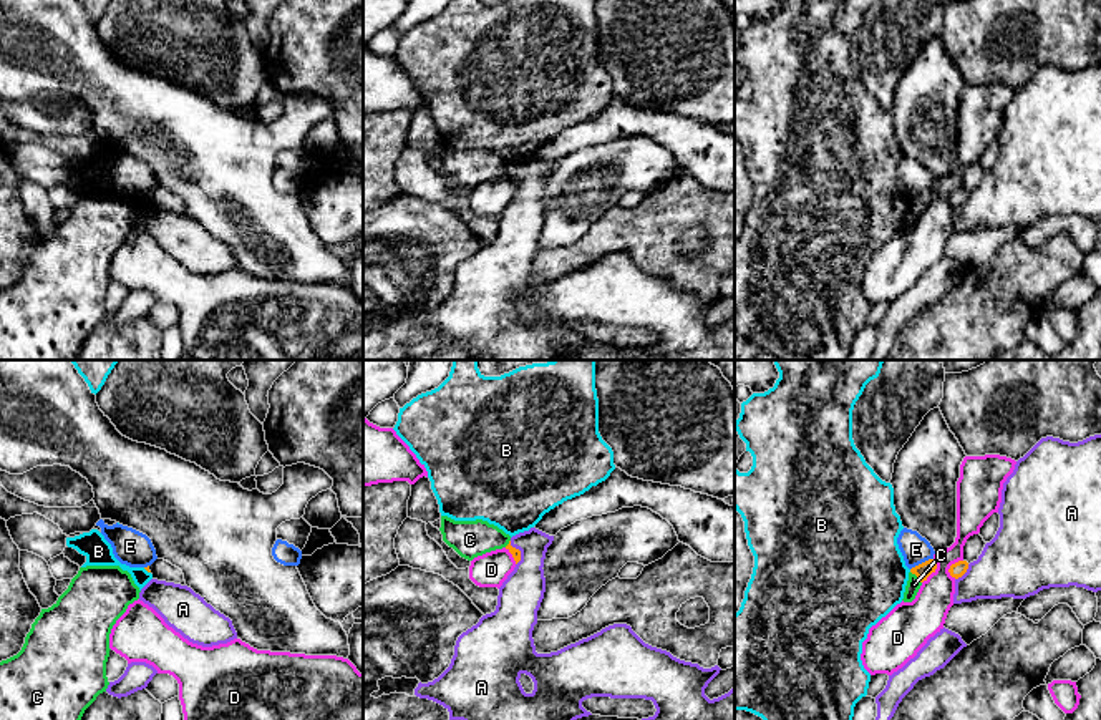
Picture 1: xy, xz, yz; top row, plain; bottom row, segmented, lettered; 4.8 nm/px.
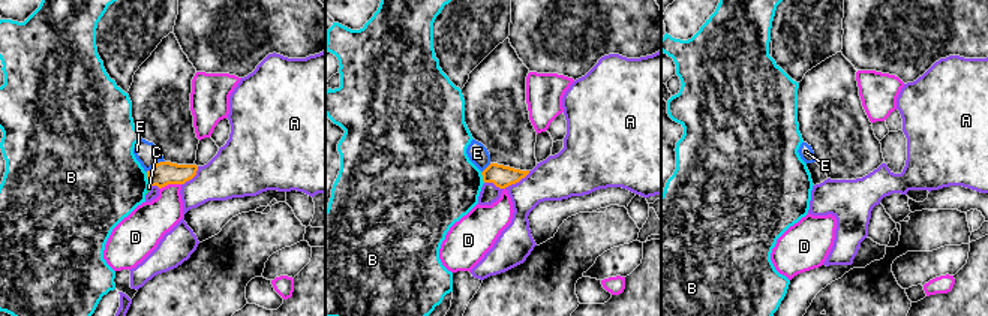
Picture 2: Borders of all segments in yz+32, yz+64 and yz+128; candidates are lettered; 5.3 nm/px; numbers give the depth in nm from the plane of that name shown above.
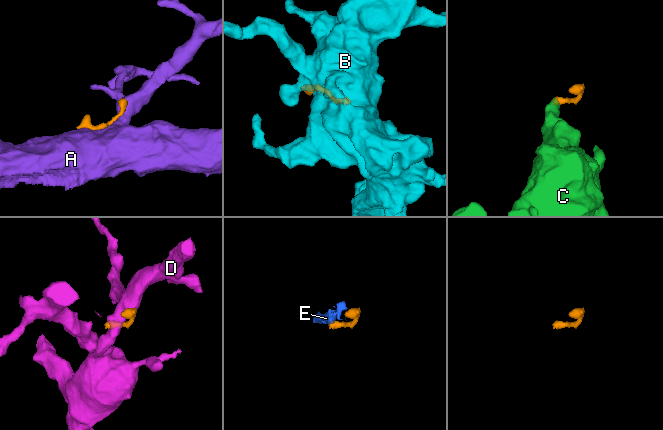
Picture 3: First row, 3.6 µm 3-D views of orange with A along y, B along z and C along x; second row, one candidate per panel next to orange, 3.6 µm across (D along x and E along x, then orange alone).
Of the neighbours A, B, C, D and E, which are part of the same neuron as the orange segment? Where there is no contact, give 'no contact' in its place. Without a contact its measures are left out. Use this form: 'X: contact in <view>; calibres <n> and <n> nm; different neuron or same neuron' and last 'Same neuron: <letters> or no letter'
A: contact in yz; calibres 70 and 320 nm; different neuron
B: contact in xy; calibres 20 and 140 nm; different neuron
C: contact in yz; calibres 80 and 70 nm; different neuron
D: contact in yz; calibres 80 and 200 nm; different neuron
E: contact in yz; calibres 80 and 140 nm; different neuron
Same neuron: no letter

